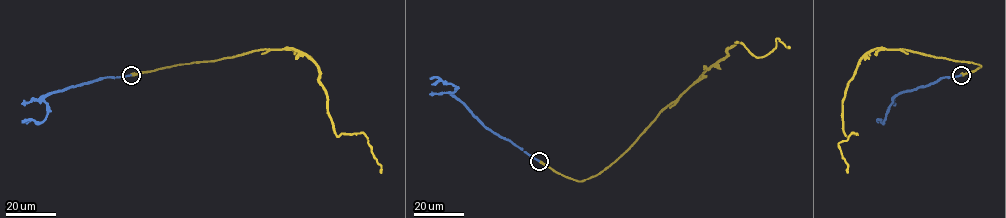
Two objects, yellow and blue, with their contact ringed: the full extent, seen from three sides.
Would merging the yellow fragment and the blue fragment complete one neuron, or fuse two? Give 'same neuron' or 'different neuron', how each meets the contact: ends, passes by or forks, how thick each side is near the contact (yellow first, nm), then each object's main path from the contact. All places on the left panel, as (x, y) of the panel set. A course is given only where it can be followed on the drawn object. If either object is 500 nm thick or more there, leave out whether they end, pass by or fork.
same neuron; yellow ends; blue ends; calibres 460 and 240 nm; course yellow (130, 75), (259, 49), (294, 48), (317, 66), (333, 131), (337, 136), (363, 133), (380, 173); course blue (130, 75), (102, 77), (51, 92), (43, 98), (46, 117), (41, 122), (30, 119), (22, 122)

